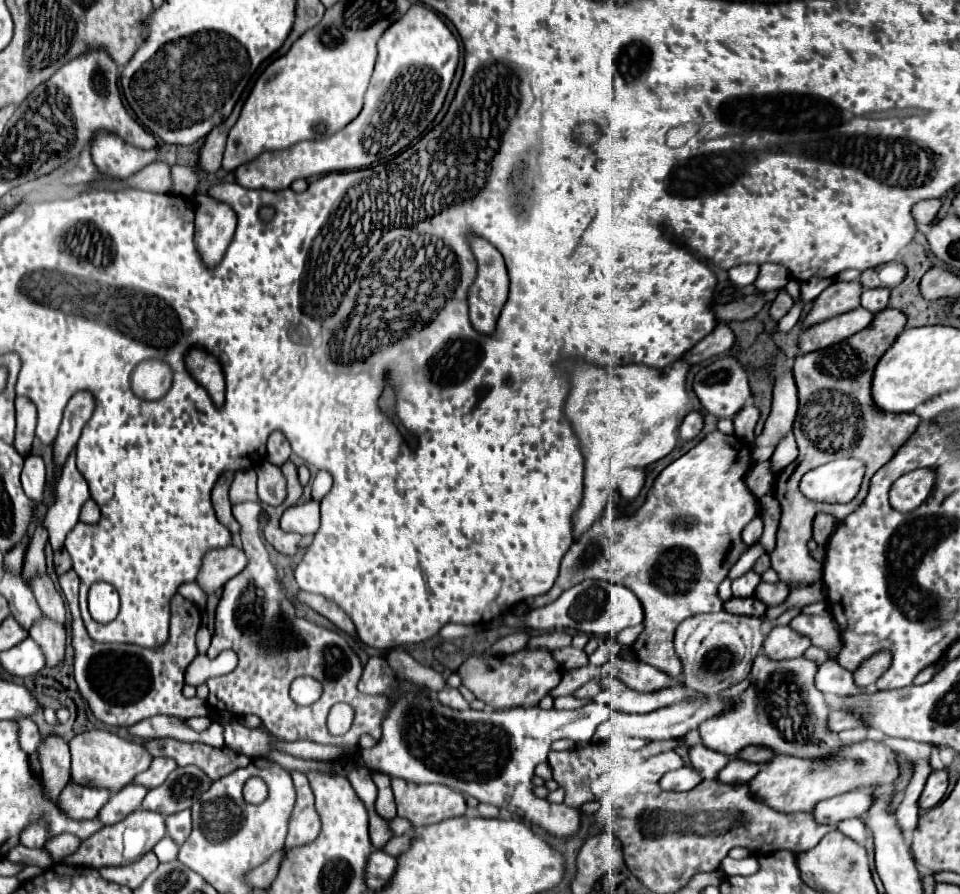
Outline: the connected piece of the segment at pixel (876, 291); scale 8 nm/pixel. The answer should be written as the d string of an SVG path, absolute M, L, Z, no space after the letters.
M873 288L873 290L865 290L861 294L861 306L867 308L869 312L877 314L883 308L889 306L889 290L887 288Z

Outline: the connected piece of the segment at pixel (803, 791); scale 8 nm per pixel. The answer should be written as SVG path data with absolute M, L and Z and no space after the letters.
M863 740L857 744L841 746L839 752L823 758L797 758L797 756L775 756L769 764L761 766L761 772L749 782L753 796L771 806L777 812L813 812L813 806L821 800L857 790L857 788L875 788L883 784L893 784L899 776L899 766L891 748Z

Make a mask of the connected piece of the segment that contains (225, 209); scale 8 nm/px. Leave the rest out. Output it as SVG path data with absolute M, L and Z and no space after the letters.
M197 196L197 248L201 250L201 258L205 258L207 266L215 266L235 232L237 214L225 202L219 202L211 196Z

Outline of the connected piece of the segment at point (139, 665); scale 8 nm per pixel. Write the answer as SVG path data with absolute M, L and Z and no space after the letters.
M67 570L59 578L61 590L69 604L69 612L73 616L71 622L71 646L75 650L73 670L75 682L79 686L81 696L89 702L95 718L111 726L133 726L151 716L173 716L173 718L193 718L193 716L207 716L207 702L199 698L185 698L183 696L183 674L193 658L199 654L195 646L195 634L199 630L201 614L199 608L177 594L173 598L173 618L171 618L171 632L169 632L169 646L157 654L157 650L141 650L139 646L121 646L121 644L97 644L89 638L77 604L77 574Z

